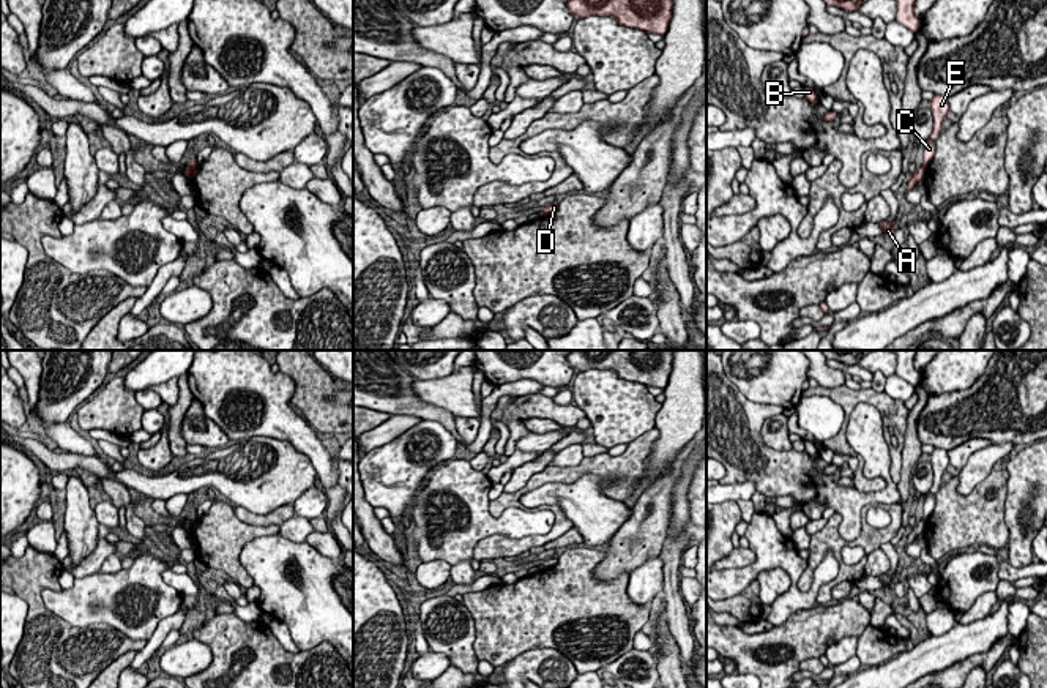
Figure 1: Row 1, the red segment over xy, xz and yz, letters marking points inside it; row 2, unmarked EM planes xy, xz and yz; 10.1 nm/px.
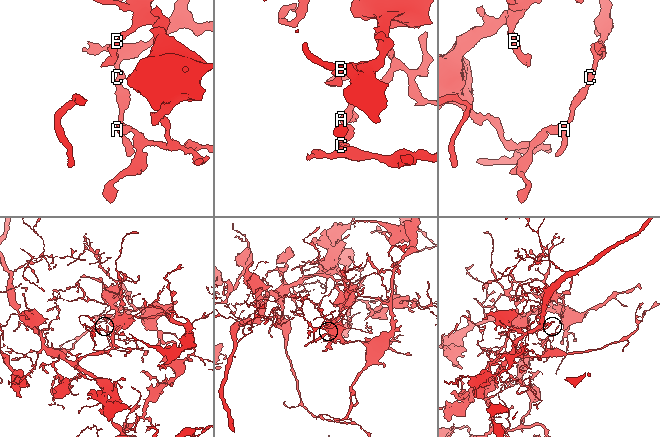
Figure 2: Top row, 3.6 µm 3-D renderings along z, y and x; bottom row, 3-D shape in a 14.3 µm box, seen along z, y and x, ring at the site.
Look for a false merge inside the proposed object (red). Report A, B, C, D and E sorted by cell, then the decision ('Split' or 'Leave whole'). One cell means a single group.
Groups: A B D / C E. Split

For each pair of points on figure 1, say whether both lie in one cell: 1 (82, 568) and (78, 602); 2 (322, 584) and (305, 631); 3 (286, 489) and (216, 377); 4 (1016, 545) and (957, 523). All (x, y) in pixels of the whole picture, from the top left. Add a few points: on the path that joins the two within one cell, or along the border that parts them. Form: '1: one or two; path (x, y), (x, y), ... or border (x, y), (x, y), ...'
1: two; border (100, 570), (76, 579)
2: one; path (311, 595), (311, 620)
3: two; border (290, 442), (251, 436), (231, 444)
4: two; border (1003, 505), (1003, 523), (1009, 542)

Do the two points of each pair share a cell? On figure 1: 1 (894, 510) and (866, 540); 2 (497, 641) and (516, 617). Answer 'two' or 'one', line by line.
1: one
2: one

